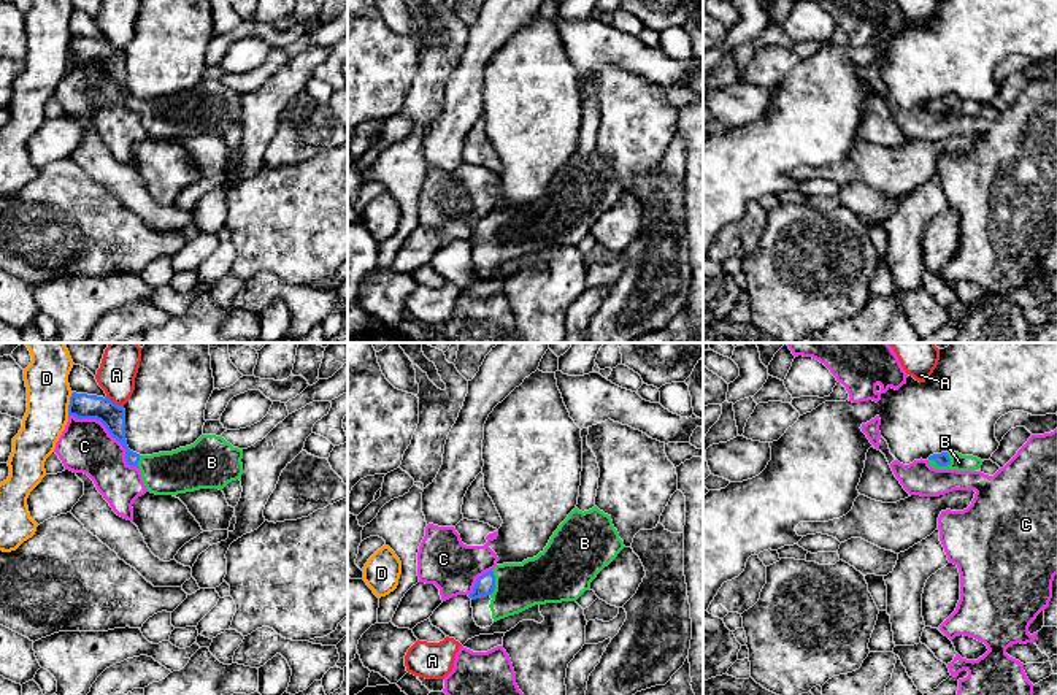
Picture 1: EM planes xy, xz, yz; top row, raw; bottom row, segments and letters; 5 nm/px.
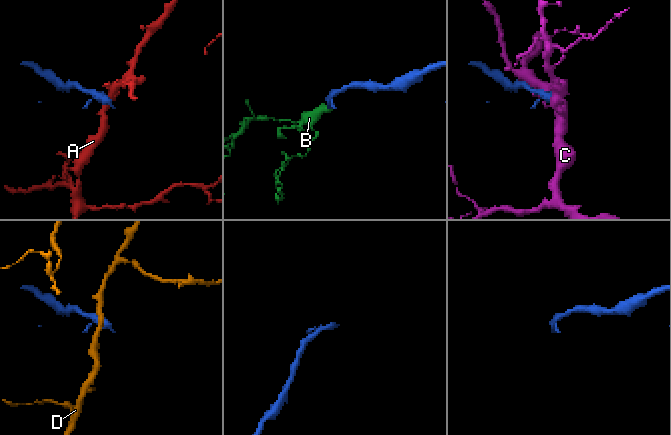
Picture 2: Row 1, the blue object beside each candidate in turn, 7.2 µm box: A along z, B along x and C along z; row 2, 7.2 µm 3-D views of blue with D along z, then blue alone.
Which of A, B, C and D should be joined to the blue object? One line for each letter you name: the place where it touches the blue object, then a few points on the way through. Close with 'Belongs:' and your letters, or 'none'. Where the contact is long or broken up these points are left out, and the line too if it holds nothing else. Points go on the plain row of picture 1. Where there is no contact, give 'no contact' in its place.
B: meets blue in yz at (940, 110); runs through yz (941, 103), (940, 110), (959, 107)
Belongs: B

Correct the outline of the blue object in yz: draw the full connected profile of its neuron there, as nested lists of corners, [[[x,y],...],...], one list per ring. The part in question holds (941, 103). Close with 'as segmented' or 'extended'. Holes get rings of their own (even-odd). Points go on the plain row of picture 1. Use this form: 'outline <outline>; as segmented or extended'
outline [[[947,95],[930,100],[928,109],[936,114],[974,116],[981,113],[982,105],[973,100]]]; extended

